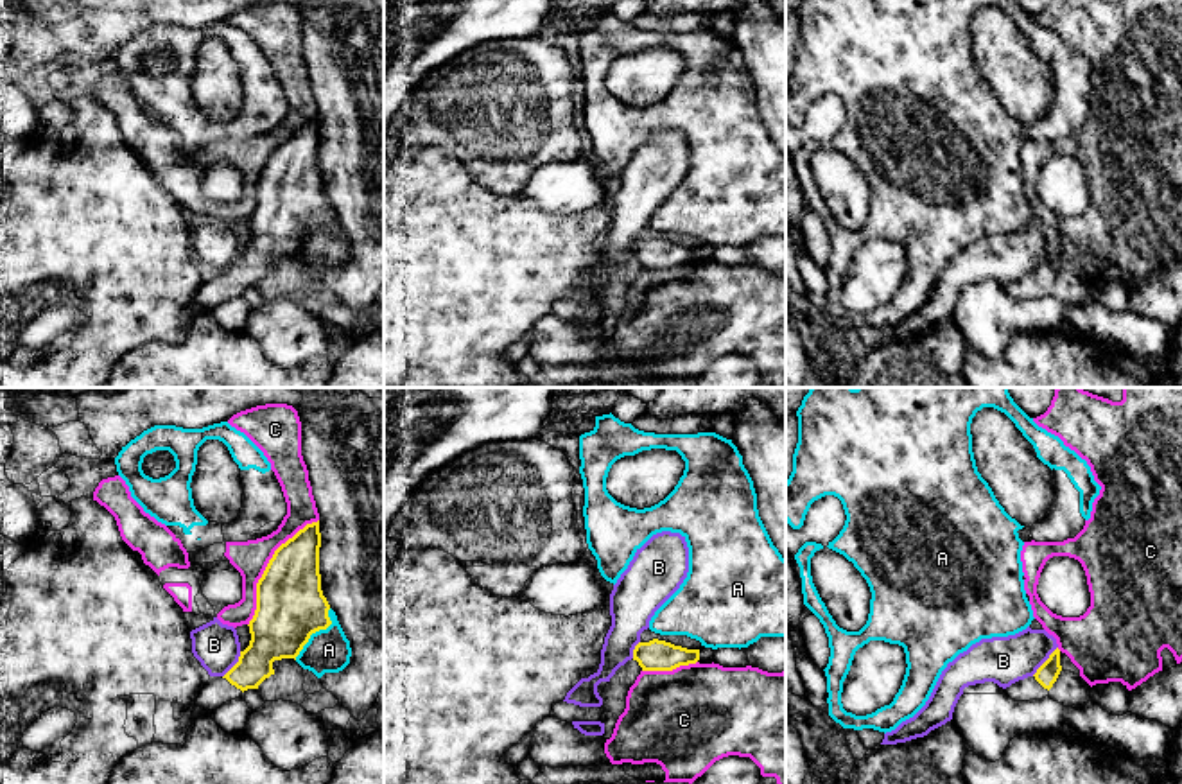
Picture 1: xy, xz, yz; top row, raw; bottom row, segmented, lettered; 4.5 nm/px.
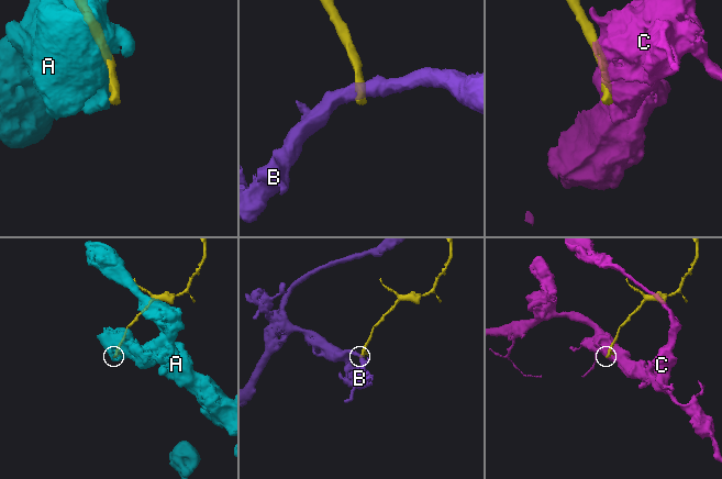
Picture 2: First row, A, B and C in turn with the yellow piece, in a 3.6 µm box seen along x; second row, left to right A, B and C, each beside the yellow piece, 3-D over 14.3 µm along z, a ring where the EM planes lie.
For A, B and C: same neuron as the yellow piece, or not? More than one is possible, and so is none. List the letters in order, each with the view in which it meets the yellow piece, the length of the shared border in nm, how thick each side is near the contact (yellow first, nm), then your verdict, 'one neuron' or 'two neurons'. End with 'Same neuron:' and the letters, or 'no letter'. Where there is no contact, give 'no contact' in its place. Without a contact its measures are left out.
A: contact in xy; length 280 nm; calibres 300 and 190 nm; two neurons
B: contact in yz; length 180 nm; calibres 100 and 220 nm; two neurons
C: contact in xy; length 550 nm; calibres 300 and 160 nm; two neurons
Same neuron: no letter

